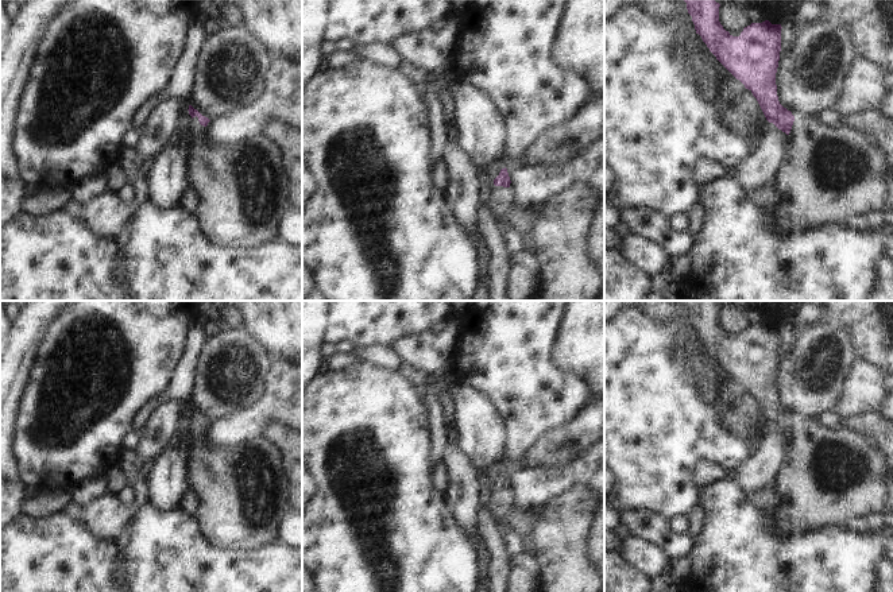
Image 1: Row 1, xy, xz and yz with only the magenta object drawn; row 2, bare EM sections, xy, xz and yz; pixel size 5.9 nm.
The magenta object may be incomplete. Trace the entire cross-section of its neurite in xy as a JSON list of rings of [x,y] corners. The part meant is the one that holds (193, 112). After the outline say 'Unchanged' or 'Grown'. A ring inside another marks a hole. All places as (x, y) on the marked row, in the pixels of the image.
[[[189,105],[192,128],[183,148],[189,159],[189,187],[197,194],[194,216],[205,237],[220,247],[250,249],[277,239],[281,218],[290,206],[290,181],[285,170],[281,148],[268,138],[259,135],[252,139],[239,139],[233,143],[219,143],[210,139],[206,125],[210,121]]]. Grown

